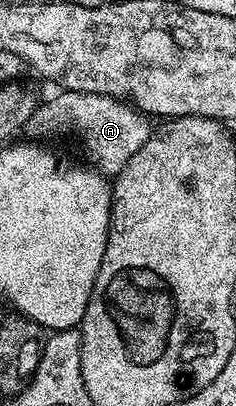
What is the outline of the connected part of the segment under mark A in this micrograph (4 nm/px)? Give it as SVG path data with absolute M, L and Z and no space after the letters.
M62 90L55 98L43 101L32 112L26 130L34 134L58 134L61 130L75 130L86 141L86 150L90 153L93 165L99 174L117 176L144 148L152 133L151 119L137 106L111 94L85 94L75 90Z

